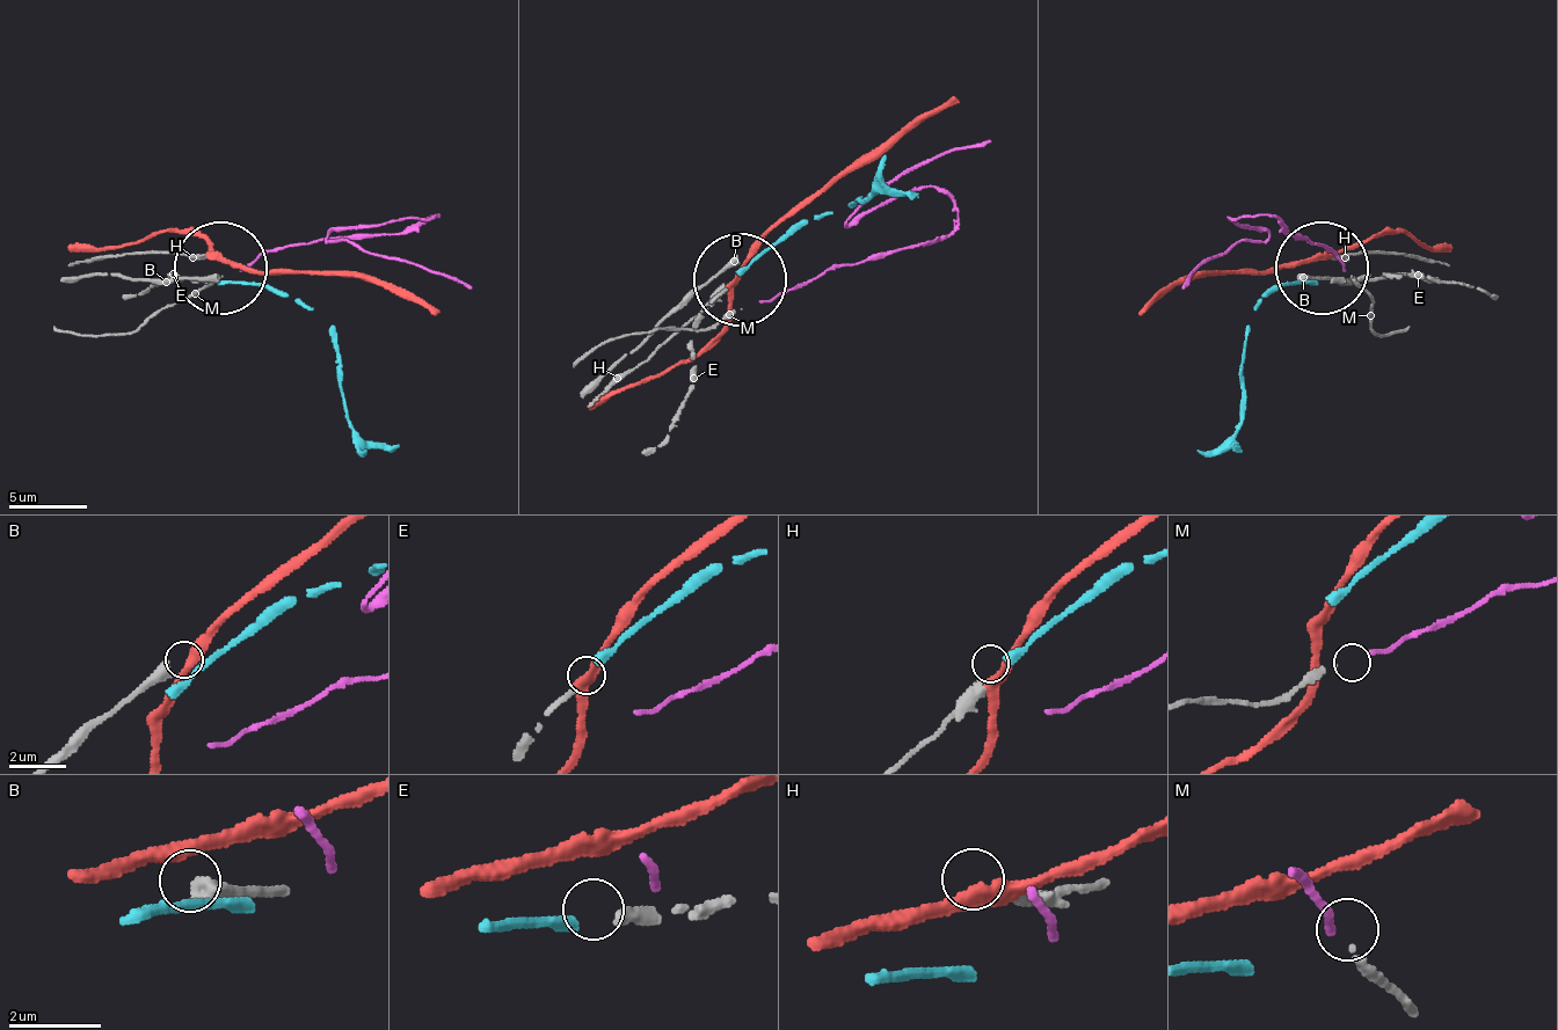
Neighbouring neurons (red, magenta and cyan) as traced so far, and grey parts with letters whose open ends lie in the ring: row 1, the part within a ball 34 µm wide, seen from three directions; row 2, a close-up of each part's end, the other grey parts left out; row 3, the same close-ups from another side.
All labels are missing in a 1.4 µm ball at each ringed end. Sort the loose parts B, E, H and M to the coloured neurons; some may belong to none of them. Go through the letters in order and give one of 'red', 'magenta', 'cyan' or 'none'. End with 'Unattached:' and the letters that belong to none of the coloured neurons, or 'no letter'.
B: none
E: cyan
H: none
M: magenta
Unattached: B, H

